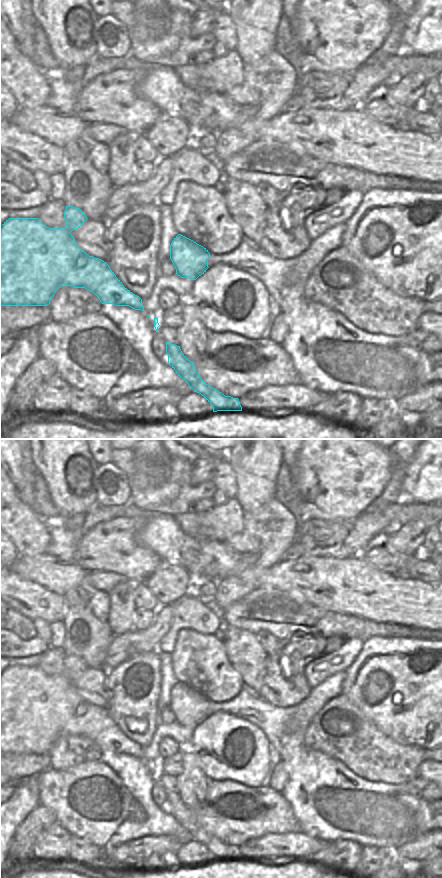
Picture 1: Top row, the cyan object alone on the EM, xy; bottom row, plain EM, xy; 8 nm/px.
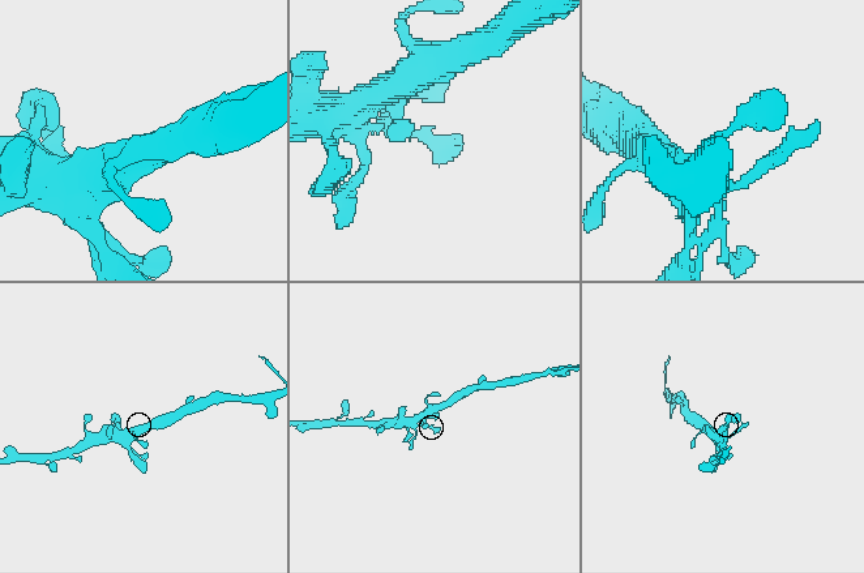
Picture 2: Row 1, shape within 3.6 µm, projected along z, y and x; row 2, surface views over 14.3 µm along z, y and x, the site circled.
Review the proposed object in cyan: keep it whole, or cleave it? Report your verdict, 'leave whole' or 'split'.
leave whole

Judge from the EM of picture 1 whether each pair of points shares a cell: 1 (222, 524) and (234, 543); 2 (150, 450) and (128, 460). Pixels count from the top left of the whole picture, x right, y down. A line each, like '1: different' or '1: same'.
1: different
2: different

